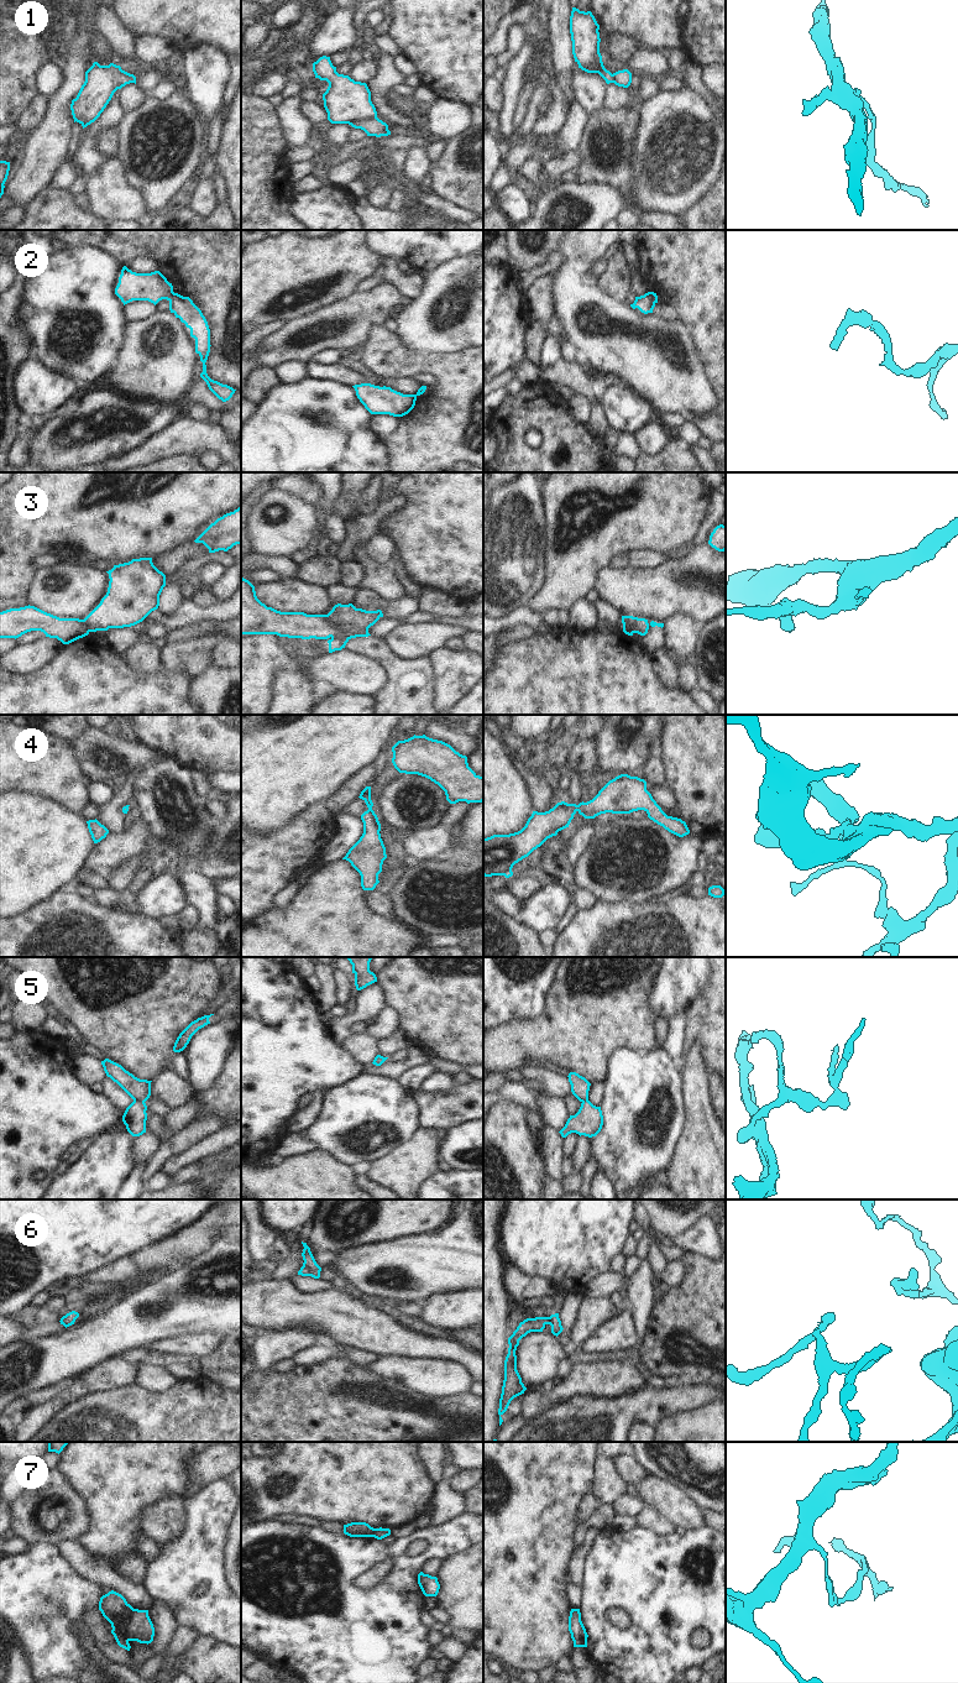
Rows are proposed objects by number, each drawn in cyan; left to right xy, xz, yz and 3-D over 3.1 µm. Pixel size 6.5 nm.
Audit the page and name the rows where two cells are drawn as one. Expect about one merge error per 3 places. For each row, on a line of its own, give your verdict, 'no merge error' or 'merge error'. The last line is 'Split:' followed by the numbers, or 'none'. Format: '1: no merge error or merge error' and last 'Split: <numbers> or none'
1: merge error
2: merge error
3: merge error
4: no merge error
5: no merge error
6: merge error
7: merge error
Split: 1, 2, 3, 6, 7

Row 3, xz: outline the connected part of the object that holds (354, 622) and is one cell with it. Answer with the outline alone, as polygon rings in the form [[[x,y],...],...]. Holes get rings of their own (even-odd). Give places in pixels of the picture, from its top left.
[[[337,603],[328,613],[328,617],[341,629],[339,637],[328,641],[329,653],[333,653],[345,648],[351,638],[371,636],[368,628],[383,617],[383,613],[381,610],[366,611],[356,608],[352,603]]]

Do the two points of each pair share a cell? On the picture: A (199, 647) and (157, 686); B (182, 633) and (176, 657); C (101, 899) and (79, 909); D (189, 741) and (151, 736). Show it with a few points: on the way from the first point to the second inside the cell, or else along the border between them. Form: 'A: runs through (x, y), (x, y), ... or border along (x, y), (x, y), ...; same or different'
A: border along (163, 667), (171, 670), (184, 670), (193, 679); different
B: border along (208, 634), (166, 646); different
C: border along (89, 899), (100, 905), (113, 908); different
D: runs through (179, 738), (161, 736); same

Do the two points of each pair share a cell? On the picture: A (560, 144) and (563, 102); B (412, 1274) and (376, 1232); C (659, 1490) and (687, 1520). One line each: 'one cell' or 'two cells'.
A: two cells
B: two cells
C: one cell

